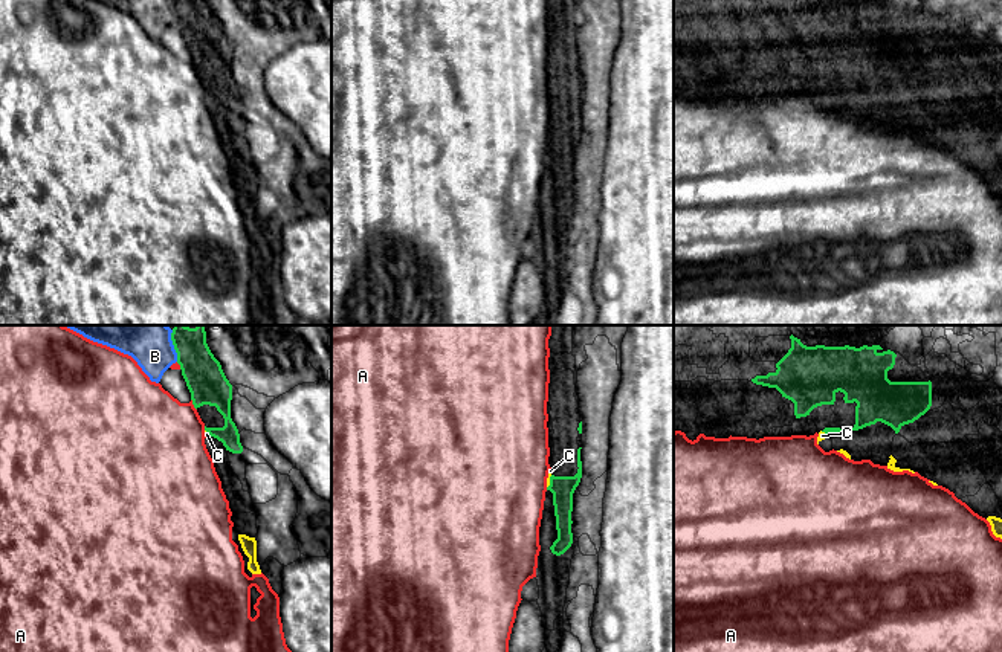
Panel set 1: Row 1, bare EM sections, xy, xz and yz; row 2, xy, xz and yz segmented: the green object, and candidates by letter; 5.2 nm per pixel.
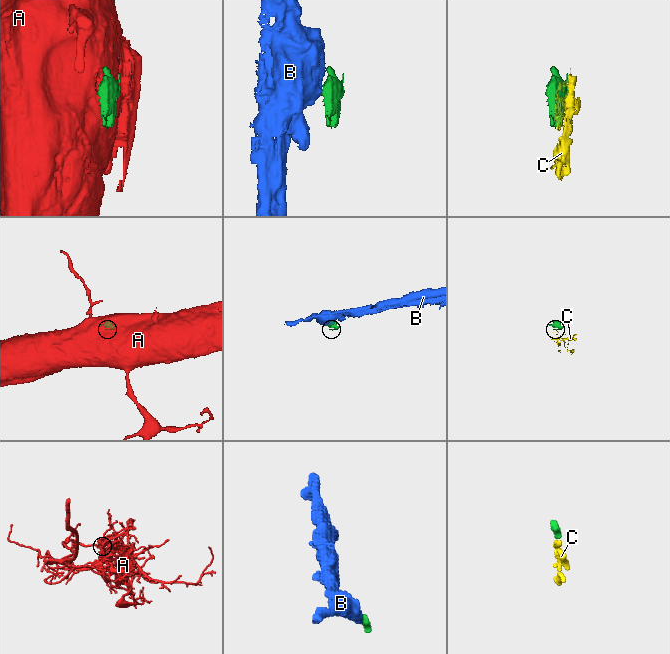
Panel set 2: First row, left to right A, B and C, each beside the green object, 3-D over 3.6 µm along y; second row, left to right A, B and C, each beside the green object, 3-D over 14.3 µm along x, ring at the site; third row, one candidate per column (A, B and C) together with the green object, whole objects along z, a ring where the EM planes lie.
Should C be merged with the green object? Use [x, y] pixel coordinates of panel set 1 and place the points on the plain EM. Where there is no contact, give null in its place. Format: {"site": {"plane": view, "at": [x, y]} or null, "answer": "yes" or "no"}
{"site": {"plane": "xz", "at": [550, 139]}, "answer": "yes"}

